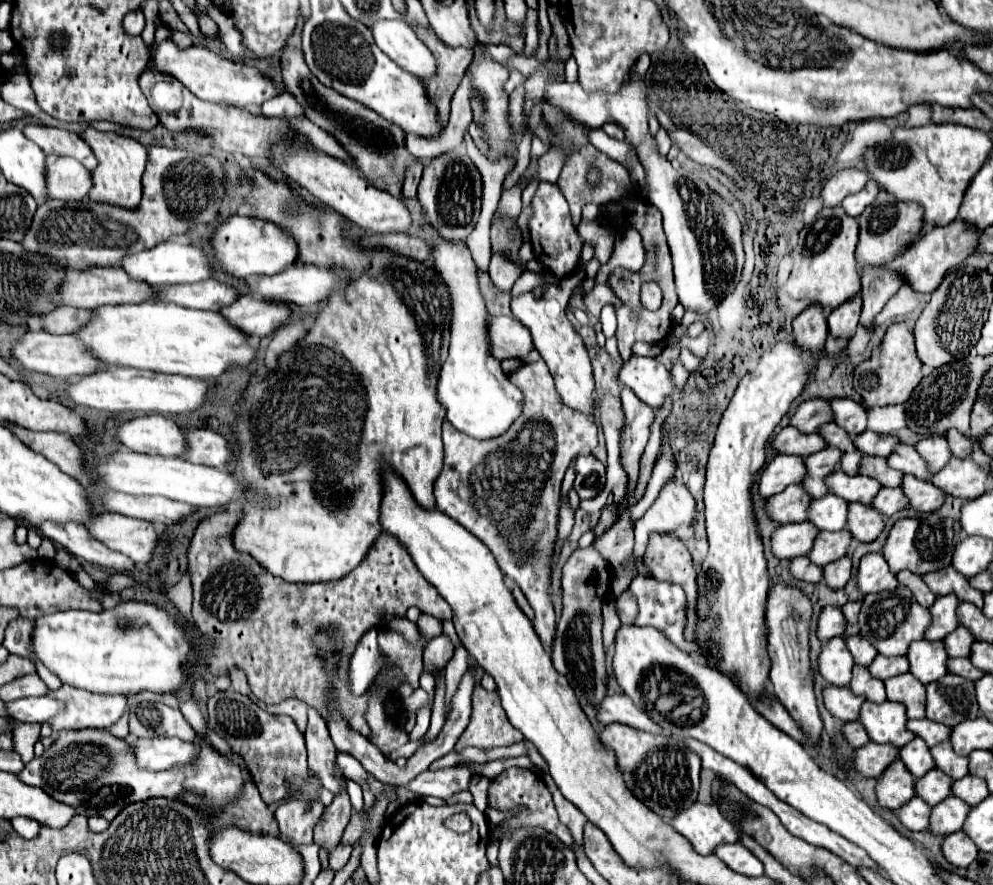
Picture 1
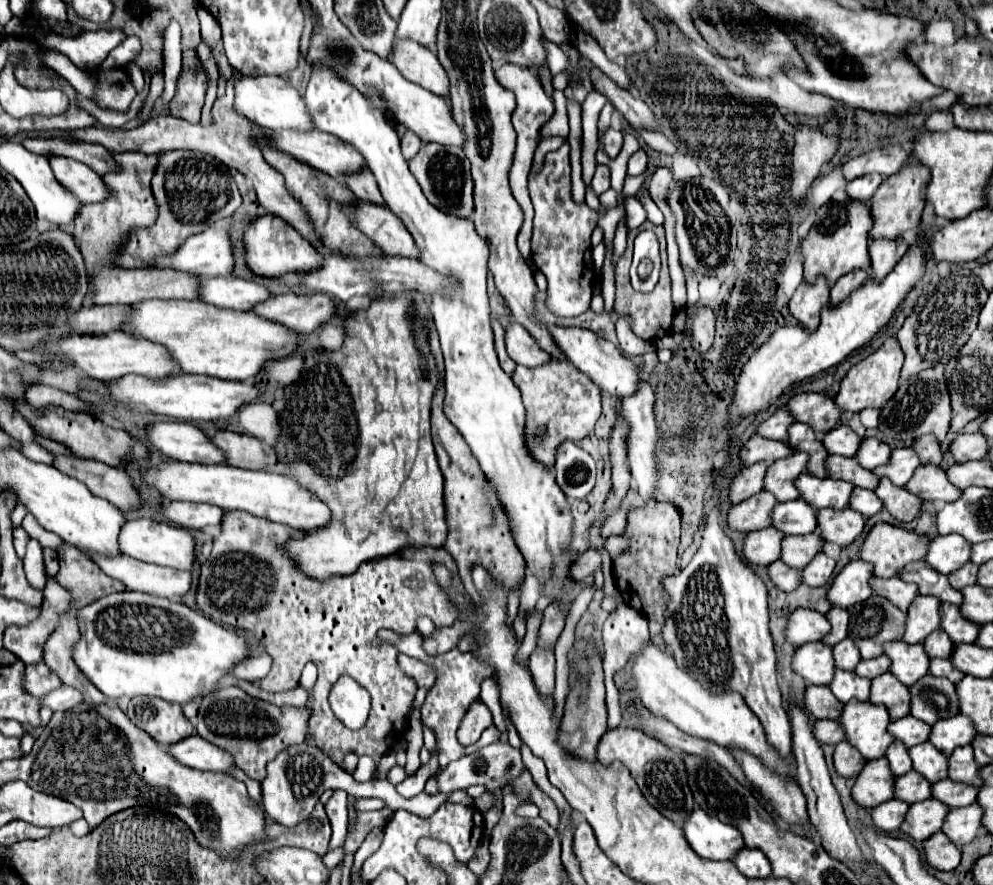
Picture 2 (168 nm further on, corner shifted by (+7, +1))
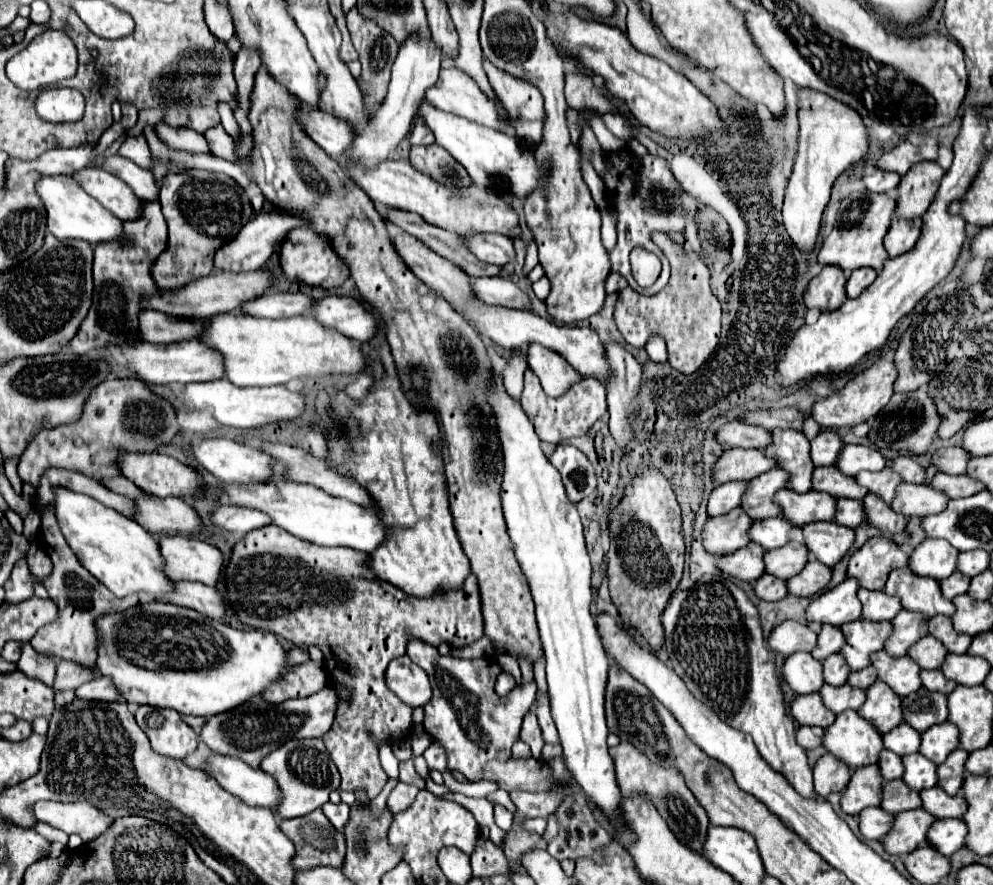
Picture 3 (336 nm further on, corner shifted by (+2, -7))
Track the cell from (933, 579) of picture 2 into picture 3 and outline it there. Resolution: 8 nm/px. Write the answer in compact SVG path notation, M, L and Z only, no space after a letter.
M910 568L892 570L886 582L886 592L900 596L906 610L918 610L926 618L954 614L954 604L948 598L942 598L940 582L936 578L918 576Z

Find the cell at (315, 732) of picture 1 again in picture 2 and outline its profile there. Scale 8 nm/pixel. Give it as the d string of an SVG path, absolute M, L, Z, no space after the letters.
M335 790L333 798L325 804L325 812L327 812L327 816L331 820L331 828L333 828L329 848L335 850L345 842L345 836L347 836L347 792Z

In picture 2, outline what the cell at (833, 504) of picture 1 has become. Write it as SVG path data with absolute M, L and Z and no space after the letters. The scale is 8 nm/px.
M801 498L777 504L771 512L771 526L785 536L791 534L811 534L817 526L817 510L813 506L801 502Z

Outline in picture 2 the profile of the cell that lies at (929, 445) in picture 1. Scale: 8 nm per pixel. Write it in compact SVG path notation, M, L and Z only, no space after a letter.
M911 446L895 448L889 462L885 462L885 466L877 466L873 474L877 474L879 478L889 478L895 486L905 486L905 482L909 482L917 466L919 466L919 458Z

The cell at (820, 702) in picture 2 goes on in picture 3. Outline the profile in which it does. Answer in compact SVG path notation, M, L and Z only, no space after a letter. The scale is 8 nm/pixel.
M818 692L796 696L796 700L790 706L790 714L802 726L820 726L820 728L828 728L836 718L832 710L826 710Z

